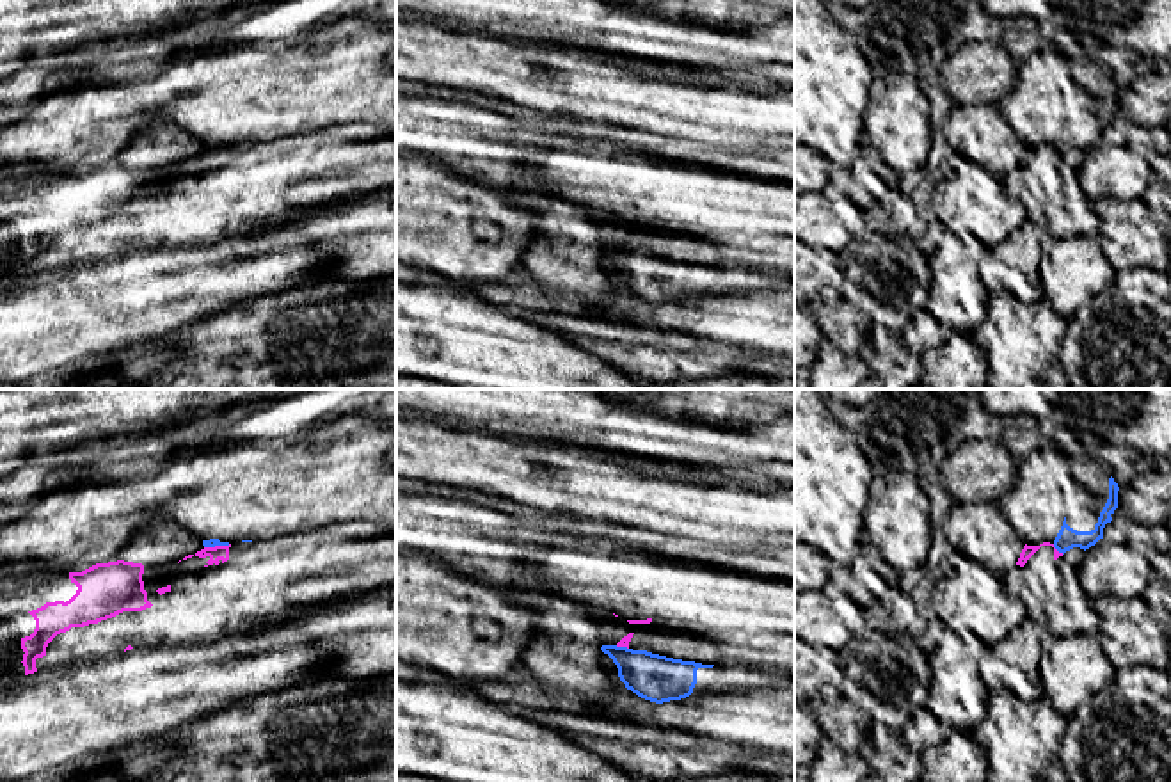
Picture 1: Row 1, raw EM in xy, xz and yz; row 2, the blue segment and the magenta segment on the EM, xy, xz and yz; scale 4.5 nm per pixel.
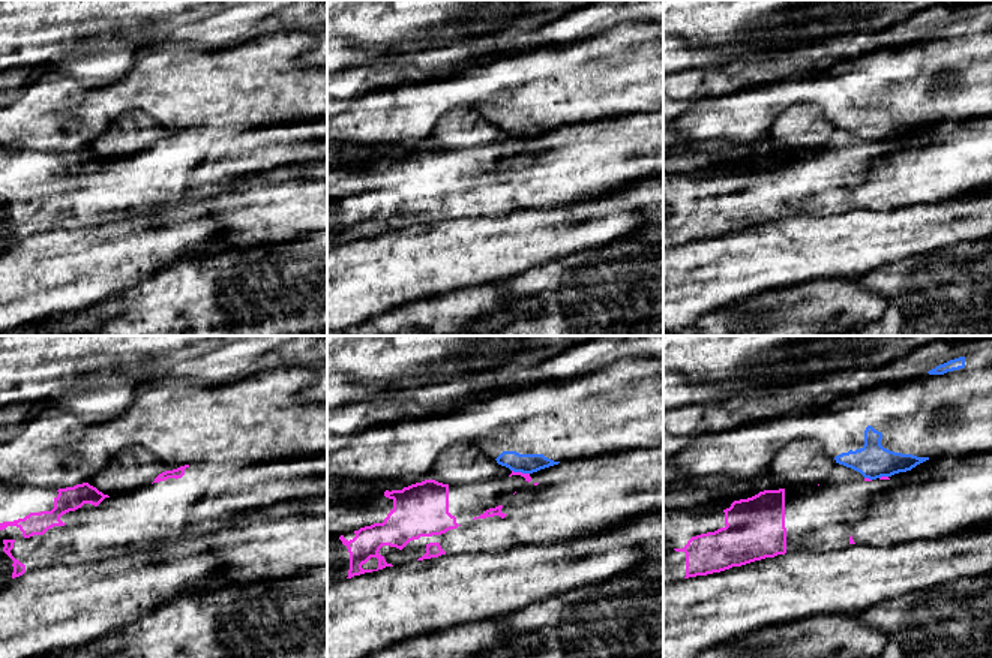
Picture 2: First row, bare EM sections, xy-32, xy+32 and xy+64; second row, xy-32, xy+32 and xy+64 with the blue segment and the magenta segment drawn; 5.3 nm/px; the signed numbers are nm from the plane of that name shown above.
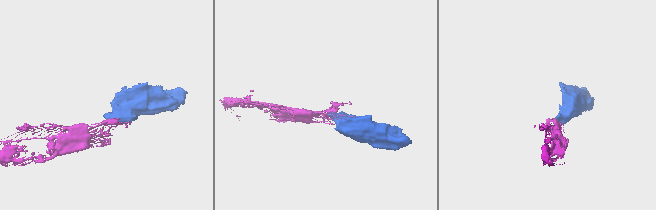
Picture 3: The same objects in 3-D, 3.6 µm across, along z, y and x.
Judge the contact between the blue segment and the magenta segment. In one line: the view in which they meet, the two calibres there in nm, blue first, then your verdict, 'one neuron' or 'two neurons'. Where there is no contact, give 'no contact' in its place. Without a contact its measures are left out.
yz | 100/60 nm | two neurons

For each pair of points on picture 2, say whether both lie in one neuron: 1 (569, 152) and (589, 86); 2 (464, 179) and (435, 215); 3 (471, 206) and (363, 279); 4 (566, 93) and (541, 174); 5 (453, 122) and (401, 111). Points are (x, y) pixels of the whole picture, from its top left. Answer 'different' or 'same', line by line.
1: different
2: same
3: different
4: different
5: different

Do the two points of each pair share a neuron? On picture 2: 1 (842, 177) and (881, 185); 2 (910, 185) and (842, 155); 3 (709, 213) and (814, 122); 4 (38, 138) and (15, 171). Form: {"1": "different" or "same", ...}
{"1": "same", "2": "same", "3": "different", "4": "different"}

